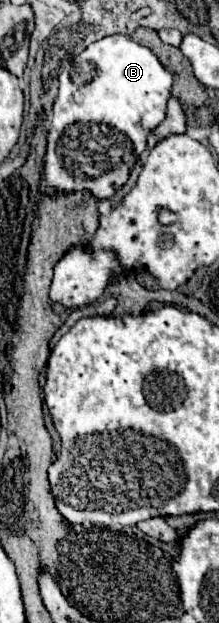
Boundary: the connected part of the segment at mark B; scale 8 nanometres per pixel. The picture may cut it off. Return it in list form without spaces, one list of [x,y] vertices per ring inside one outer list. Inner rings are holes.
[[[109,35],[101,41],[91,43],[83,53],[79,53],[61,73],[59,73],[59,93],[51,111],[49,135],[47,135],[47,155],[45,155],[45,175],[39,185],[41,193],[73,193],[89,189],[97,199],[107,199],[113,189],[127,181],[131,165],[137,163],[139,153],[147,147],[147,135],[165,119],[167,99],[171,97],[173,77],[159,59],[143,45],[135,43],[127,35]],[[89,123],[105,123],[109,127],[89,127]]]

